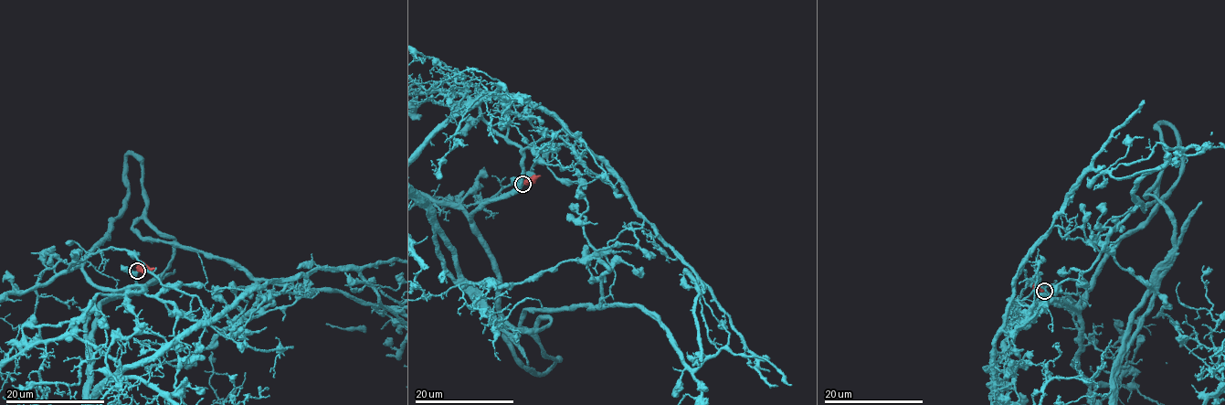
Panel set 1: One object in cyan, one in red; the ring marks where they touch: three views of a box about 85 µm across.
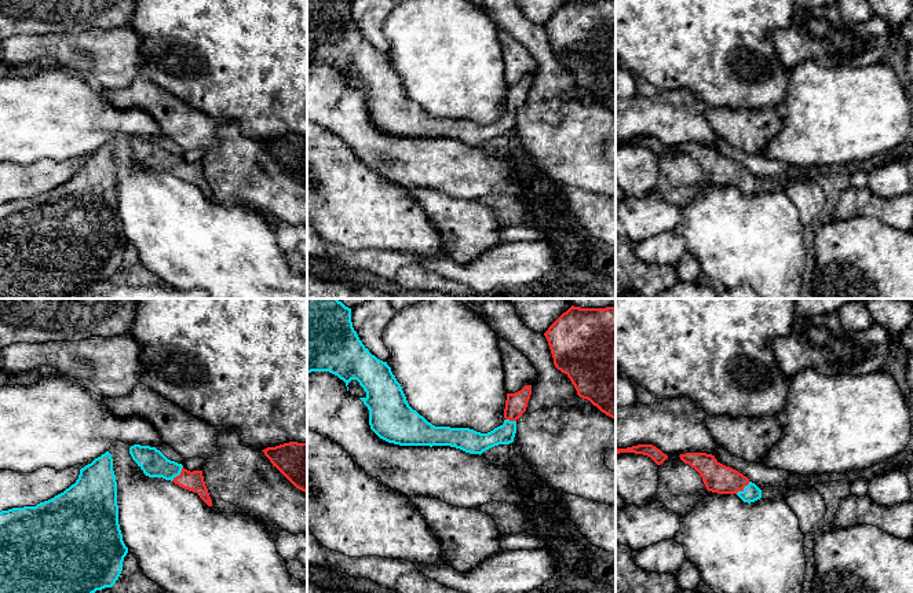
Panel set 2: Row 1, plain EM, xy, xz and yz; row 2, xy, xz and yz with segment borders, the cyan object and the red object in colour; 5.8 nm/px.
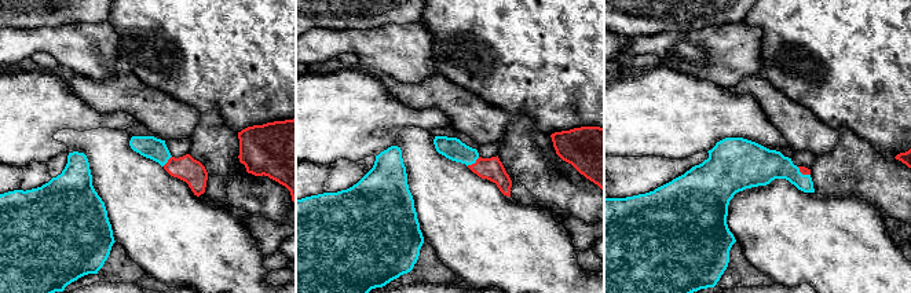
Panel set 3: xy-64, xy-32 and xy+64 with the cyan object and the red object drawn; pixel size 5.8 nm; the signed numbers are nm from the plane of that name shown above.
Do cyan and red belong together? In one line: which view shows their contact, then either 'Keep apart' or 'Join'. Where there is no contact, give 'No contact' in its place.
Touches cyan in yz. Join

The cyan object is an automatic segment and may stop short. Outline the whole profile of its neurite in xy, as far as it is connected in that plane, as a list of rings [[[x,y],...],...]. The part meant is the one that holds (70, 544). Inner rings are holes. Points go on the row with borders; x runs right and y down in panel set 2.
[[[109,451],[80,469],[74,484],[36,506],[0,512],[0,593],[95,593],[112,587],[128,548],[118,524],[117,482]]]

